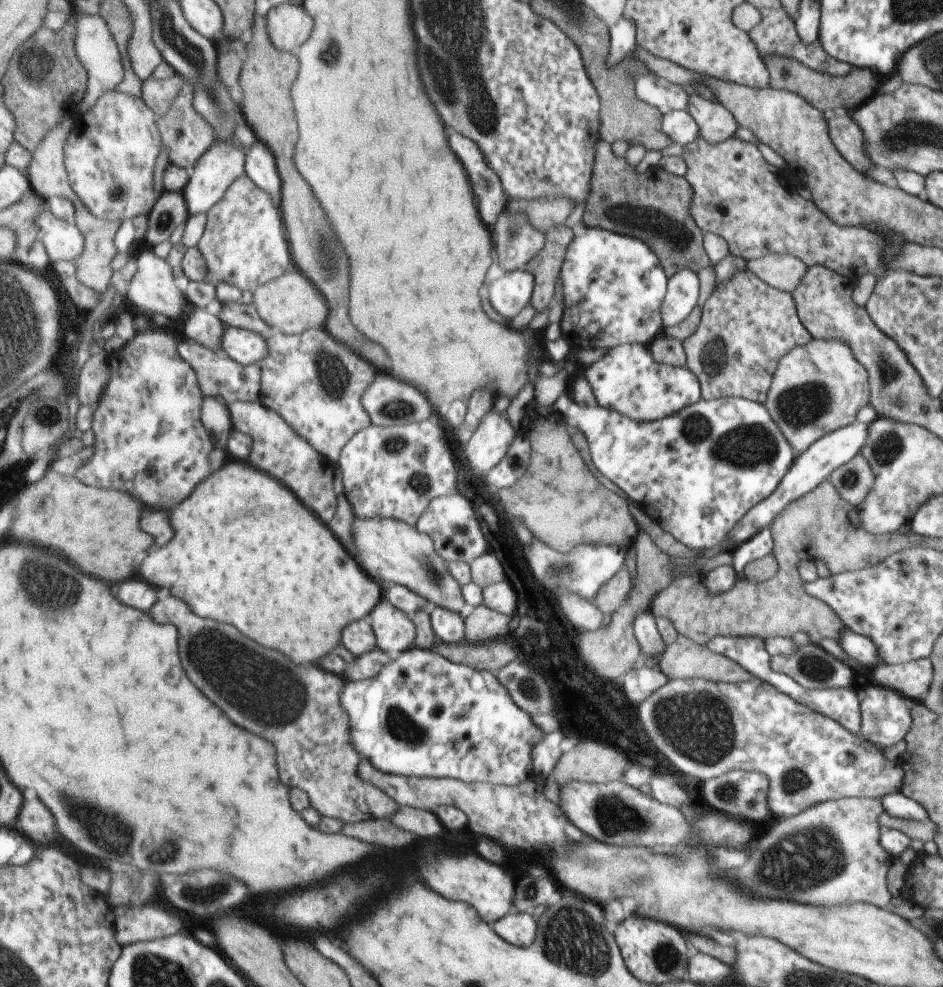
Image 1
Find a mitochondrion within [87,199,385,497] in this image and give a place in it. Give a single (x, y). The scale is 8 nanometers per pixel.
(323, 258)

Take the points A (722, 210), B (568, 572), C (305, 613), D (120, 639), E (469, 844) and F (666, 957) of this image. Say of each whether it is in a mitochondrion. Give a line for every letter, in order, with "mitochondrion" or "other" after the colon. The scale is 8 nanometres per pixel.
A: other
B: mitochondrion
C: other
D: other
E: other
F: mitochondrion

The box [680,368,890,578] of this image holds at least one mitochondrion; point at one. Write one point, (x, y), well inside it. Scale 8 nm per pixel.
(799, 406)

